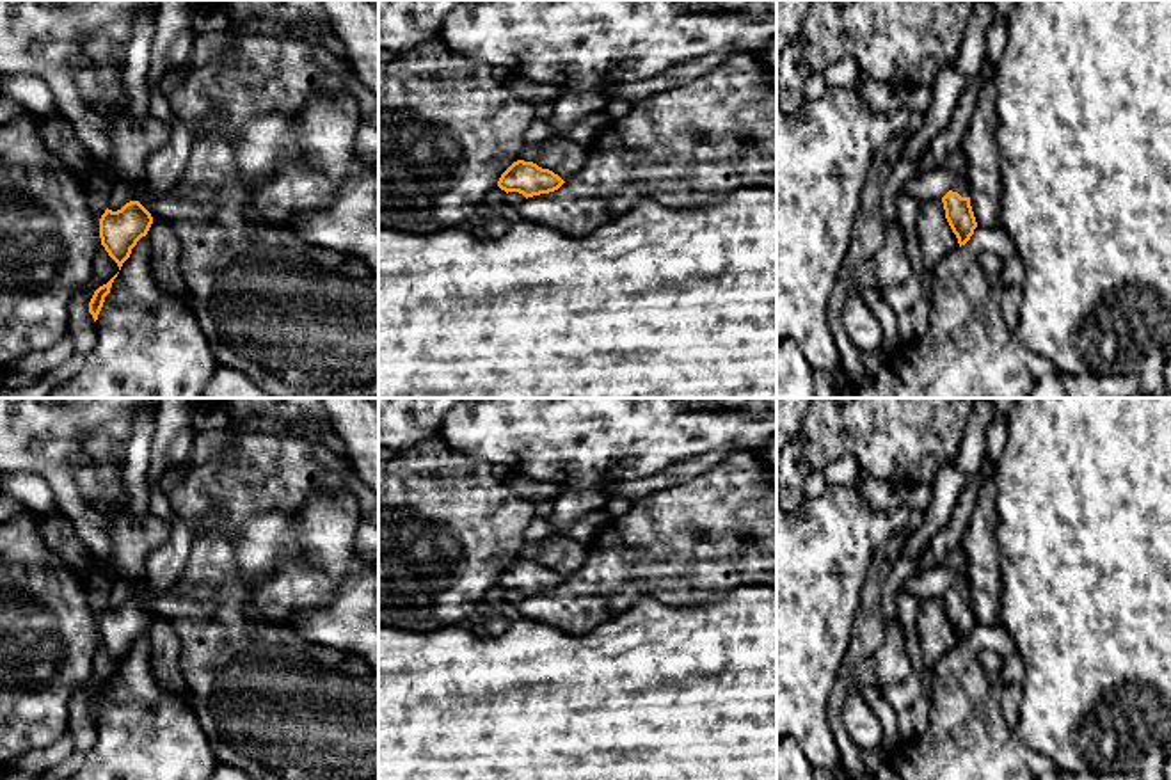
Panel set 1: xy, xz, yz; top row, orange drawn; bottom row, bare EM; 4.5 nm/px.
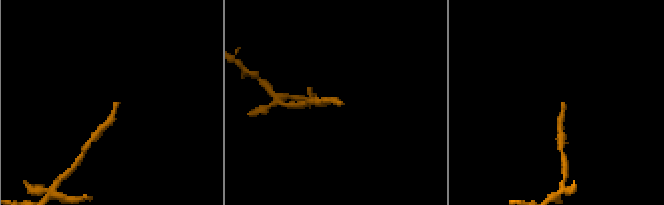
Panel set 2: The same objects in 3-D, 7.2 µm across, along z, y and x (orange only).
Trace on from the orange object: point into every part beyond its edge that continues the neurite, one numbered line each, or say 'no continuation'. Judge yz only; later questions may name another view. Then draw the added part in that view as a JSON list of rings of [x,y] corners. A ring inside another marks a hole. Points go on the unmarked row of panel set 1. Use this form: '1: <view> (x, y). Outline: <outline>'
1: yz (956, 562). Outline: [[[960,547],[952,551],[945,560],[940,561],[940,565],[952,570],[958,577],[958,581],[952,585],[952,590],[958,590],[961,595],[970,595],[970,581],[968,581],[968,560],[965,551]]]

